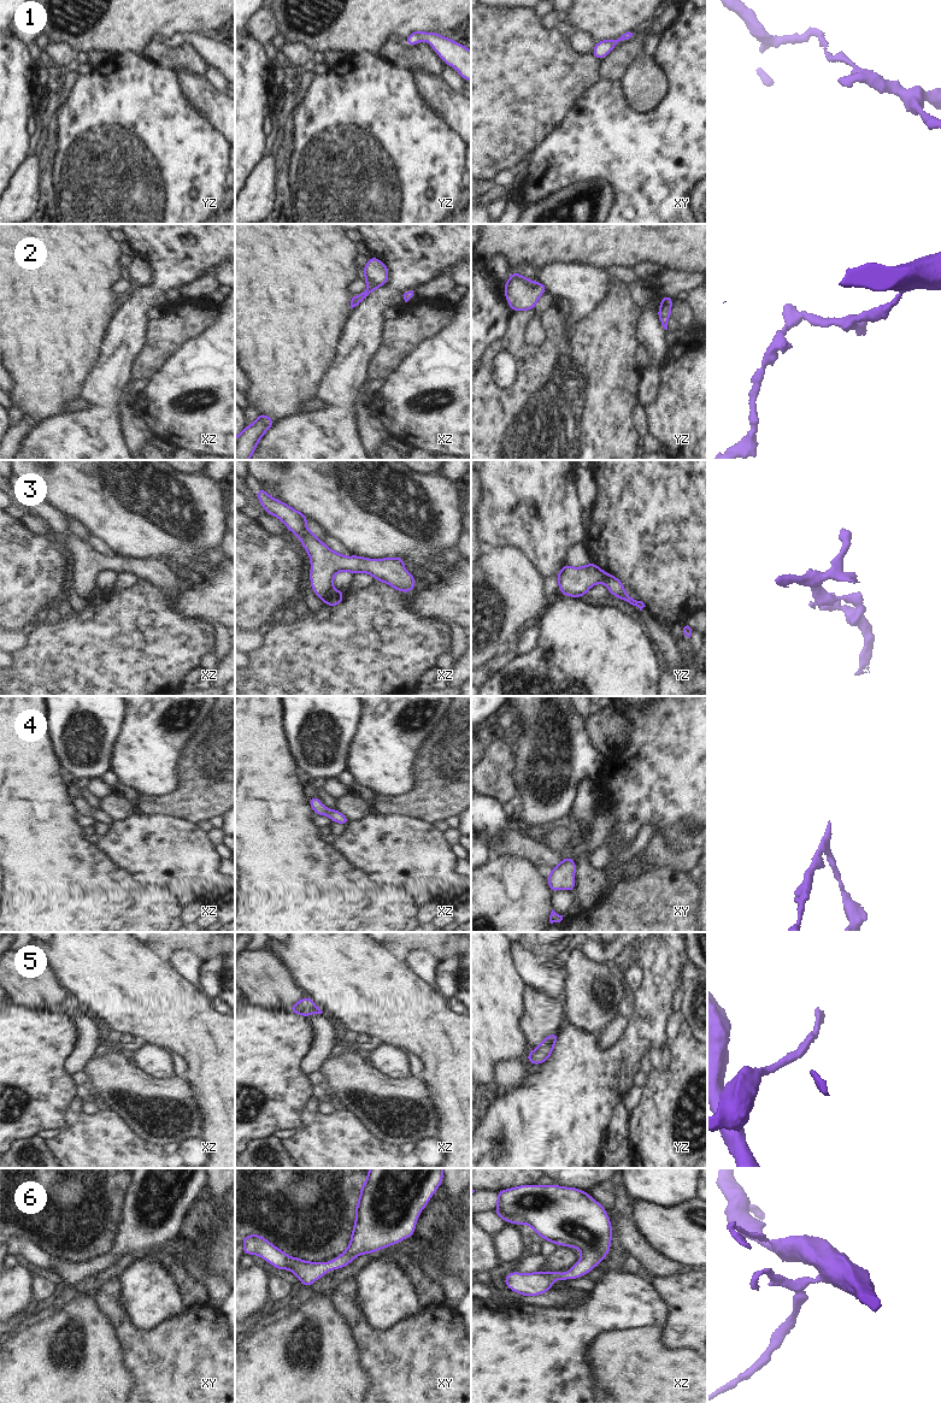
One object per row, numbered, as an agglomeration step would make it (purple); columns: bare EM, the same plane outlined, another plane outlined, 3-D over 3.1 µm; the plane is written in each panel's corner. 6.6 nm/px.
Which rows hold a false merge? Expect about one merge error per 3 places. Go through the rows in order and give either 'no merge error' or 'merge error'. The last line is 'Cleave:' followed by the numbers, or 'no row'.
1: no merge error
2: no merge error
3: merge error
4: no merge error
5: no merge error
6: no merge error
Cleave: 3

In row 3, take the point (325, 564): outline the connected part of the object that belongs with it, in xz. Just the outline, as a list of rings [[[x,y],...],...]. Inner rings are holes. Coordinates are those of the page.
[[[257,488],[257,497],[265,513],[277,517],[286,524],[287,530],[300,538],[311,560],[310,580],[312,591],[319,599],[325,599],[333,590],[334,576],[340,571],[347,571],[352,574],[366,572],[375,580],[384,582],[405,594],[416,586],[417,583],[413,574],[404,568],[404,558],[394,556],[372,560],[358,555],[347,558],[335,553],[307,529],[307,515],[289,507],[286,502],[271,497],[263,488]]]

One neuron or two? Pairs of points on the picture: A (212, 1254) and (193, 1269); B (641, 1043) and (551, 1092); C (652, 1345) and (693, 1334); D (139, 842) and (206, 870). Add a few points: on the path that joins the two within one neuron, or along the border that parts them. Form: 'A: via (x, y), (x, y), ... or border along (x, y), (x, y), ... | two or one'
A: border along (180, 1260), (192, 1259), (207, 1272), (222, 1278) | two
B: via (618, 1060), (599, 1079), (581, 1085), (574, 1092) | one
C: border along (662, 1327), (662, 1340), (666, 1345), (690, 1349) | two
D: via (156, 849), (176, 854), (189, 867) | one

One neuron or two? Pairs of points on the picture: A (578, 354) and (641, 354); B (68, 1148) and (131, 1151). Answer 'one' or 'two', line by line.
A: two
B: one

